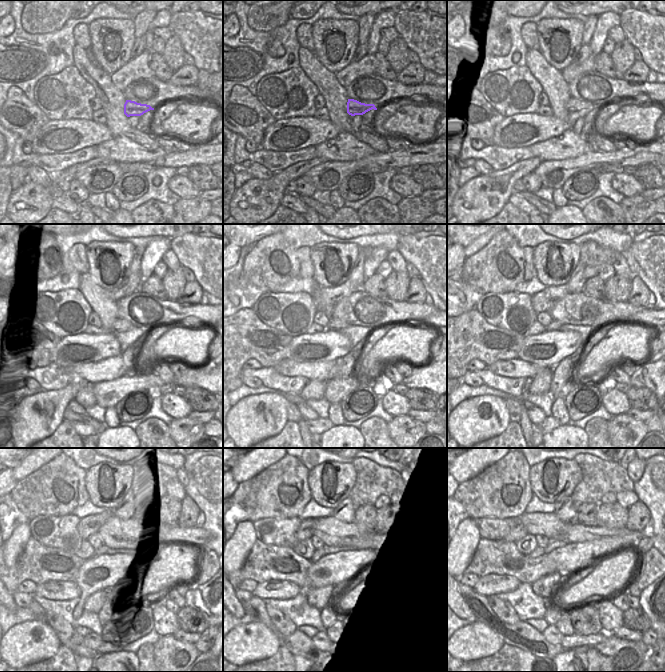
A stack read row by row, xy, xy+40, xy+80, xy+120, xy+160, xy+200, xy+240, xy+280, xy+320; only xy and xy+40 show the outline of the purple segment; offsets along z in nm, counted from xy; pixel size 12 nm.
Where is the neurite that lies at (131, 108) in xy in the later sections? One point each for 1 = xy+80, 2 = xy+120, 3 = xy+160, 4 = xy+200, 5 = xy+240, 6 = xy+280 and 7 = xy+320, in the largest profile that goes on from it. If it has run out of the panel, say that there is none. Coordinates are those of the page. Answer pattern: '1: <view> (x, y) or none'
1: xy+80 (573, 105)
2: xy+120 (119, 325)
3: xy+160 (334, 324)
4: xy+200 (555, 324)
5: xy+240 (102, 550)
6: xy+280 (325, 550)
7: xy+320 (538, 551)

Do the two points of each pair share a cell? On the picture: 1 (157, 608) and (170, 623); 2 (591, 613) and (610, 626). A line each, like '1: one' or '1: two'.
1: one
2: two

